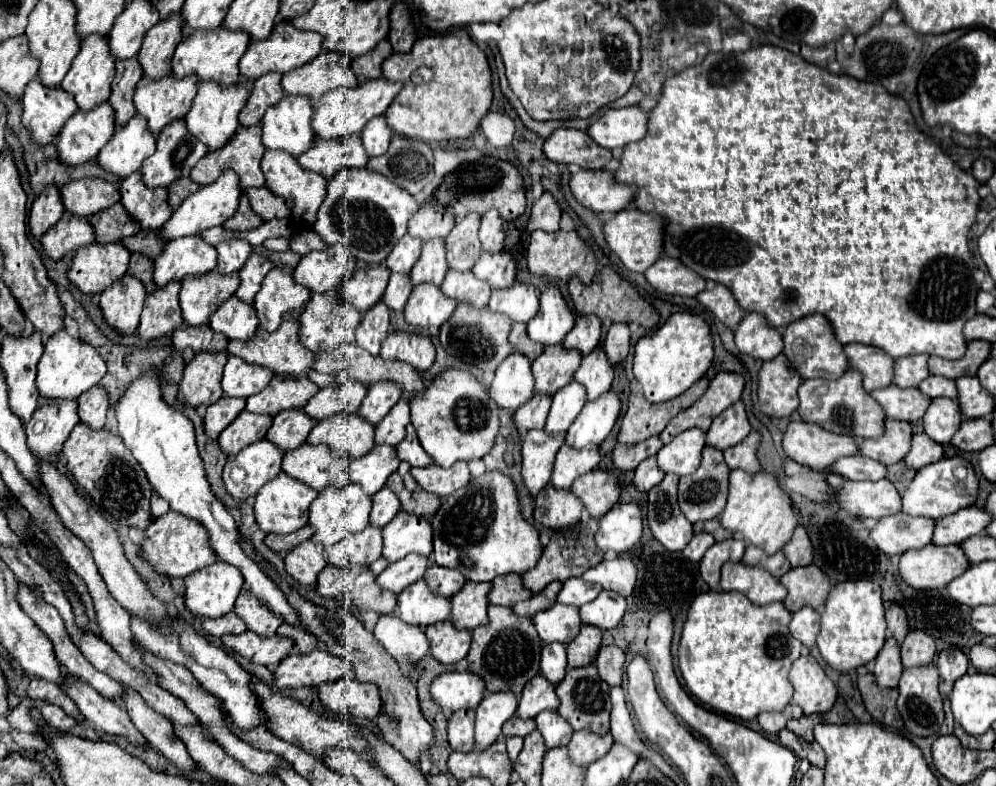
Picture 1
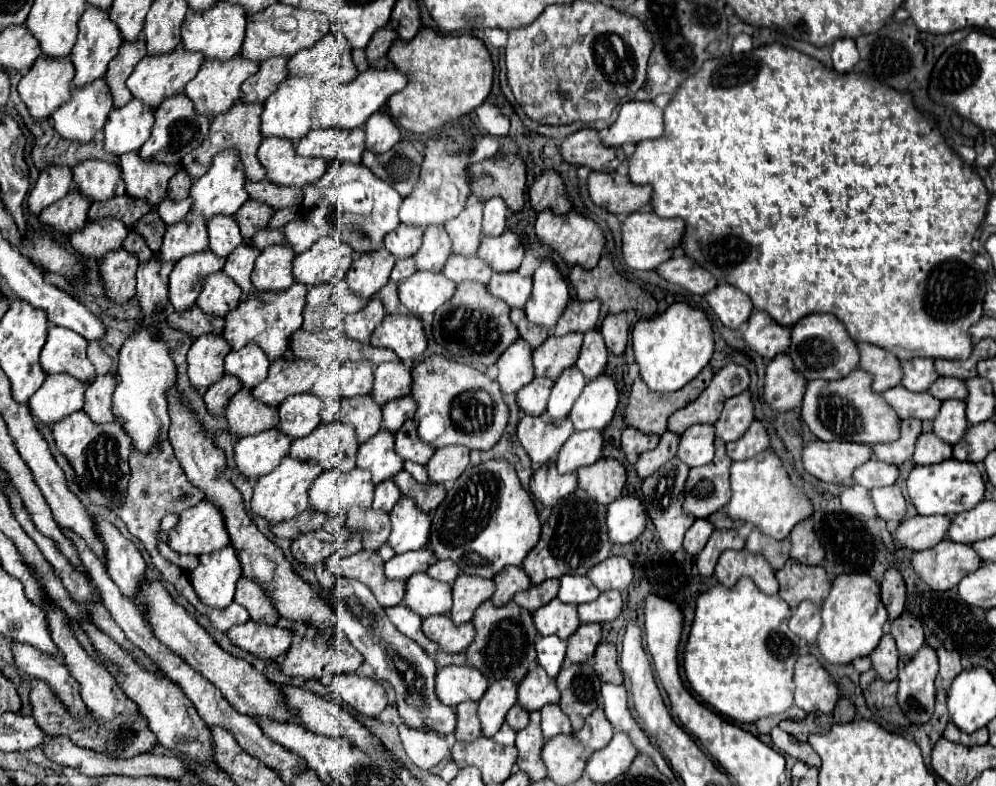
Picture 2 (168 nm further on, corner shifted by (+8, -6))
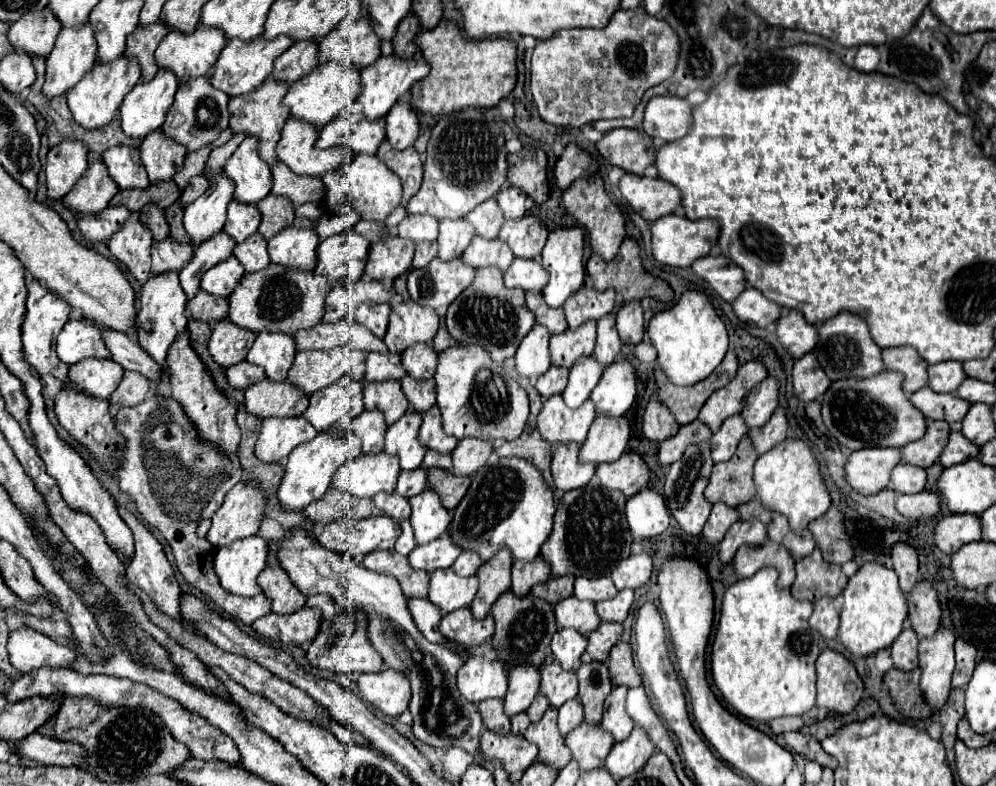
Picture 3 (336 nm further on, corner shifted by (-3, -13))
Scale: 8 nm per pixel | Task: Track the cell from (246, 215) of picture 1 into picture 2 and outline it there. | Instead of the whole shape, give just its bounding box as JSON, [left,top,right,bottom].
[234,199,274,241]

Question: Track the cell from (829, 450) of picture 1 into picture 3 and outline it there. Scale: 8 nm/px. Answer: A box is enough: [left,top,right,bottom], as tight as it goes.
[845,448,899,494]

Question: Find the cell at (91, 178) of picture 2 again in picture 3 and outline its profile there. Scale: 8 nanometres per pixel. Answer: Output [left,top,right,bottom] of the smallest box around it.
[103,148,147,190]

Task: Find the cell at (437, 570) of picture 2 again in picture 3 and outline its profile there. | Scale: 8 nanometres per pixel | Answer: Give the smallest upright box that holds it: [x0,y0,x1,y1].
[451,550,481,578]

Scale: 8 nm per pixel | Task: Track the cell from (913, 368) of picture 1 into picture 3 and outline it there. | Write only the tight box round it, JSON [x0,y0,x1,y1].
[927,362,967,392]

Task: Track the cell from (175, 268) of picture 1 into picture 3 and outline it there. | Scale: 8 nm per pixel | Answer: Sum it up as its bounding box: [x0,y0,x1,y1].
[183,174,233,246]

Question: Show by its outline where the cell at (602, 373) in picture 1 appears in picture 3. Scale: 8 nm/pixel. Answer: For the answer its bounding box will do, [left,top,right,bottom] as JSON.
[595,314,621,366]

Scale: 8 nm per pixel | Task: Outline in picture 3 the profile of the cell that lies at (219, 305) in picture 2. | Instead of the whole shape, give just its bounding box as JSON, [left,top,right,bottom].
[201,256,245,298]

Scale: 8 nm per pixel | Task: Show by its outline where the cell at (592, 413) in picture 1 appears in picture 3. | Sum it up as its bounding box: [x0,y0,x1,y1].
[591,360,637,418]

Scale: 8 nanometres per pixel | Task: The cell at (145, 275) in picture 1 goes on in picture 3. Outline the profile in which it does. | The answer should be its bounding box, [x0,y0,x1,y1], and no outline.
[141,206,169,242]

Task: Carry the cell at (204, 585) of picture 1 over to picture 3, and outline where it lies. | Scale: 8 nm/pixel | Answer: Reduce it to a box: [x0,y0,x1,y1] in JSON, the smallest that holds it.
[215,536,267,596]

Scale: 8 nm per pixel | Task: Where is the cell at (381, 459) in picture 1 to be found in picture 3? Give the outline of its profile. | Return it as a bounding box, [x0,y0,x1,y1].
[383,412,425,470]

